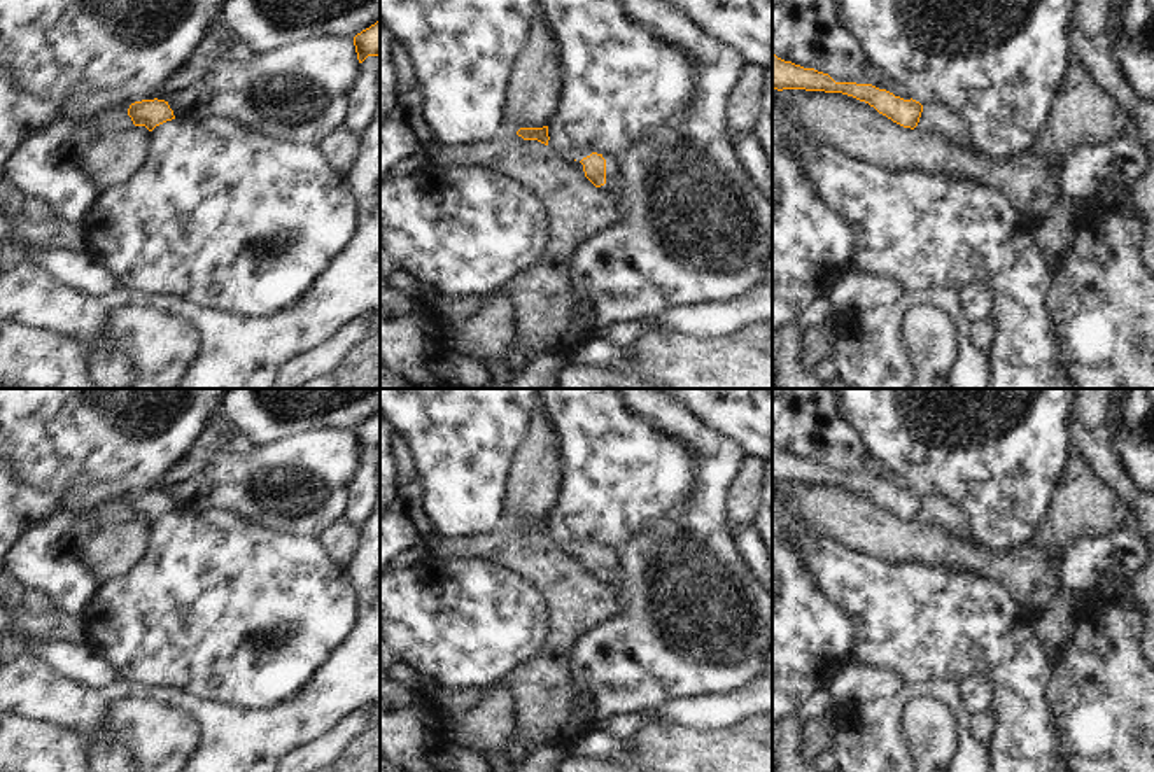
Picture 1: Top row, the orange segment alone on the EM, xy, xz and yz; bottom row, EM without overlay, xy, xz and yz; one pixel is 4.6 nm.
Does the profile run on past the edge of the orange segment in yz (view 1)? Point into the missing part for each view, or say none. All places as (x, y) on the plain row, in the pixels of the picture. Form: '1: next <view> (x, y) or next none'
1: next none

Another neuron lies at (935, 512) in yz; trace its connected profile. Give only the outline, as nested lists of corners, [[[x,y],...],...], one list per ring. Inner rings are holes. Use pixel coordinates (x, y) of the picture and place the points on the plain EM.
[[[942,495],[923,497],[916,522],[925,527],[940,529],[944,534],[967,544],[981,546],[960,508]]]

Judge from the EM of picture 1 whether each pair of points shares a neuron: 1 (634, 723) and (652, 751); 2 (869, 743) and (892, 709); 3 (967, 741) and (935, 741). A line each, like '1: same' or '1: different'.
1: different
2: same
3: different

